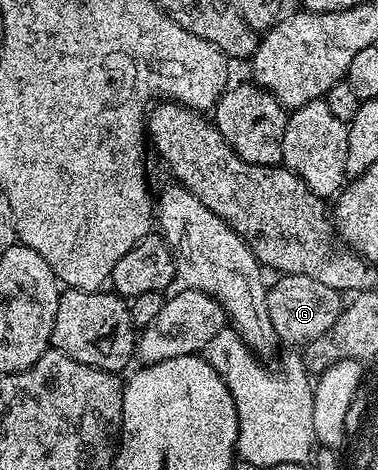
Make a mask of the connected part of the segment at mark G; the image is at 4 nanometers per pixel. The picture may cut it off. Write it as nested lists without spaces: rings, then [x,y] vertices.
[[[306,276],[276,277],[277,281],[267,288],[267,314],[271,314],[271,326],[275,326],[275,334],[282,345],[310,344],[322,334],[328,334],[331,326],[339,318],[343,307],[342,293],[336,292],[331,286],[323,286],[323,282],[315,282],[315,278]]]

